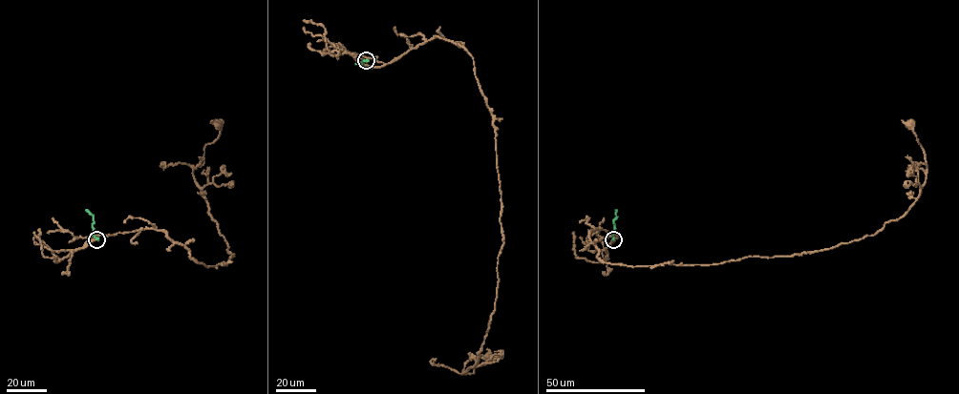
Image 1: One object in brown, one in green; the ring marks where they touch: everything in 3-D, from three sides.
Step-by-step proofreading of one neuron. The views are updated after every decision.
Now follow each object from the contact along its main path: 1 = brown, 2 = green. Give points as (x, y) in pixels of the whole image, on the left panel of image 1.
1: (96, 239), (85, 245), (99, 235), (156, 229), (198, 262), (226, 264), (233, 254), (193, 174), (218, 124)
2: (96, 239), (93, 216), (86, 209)

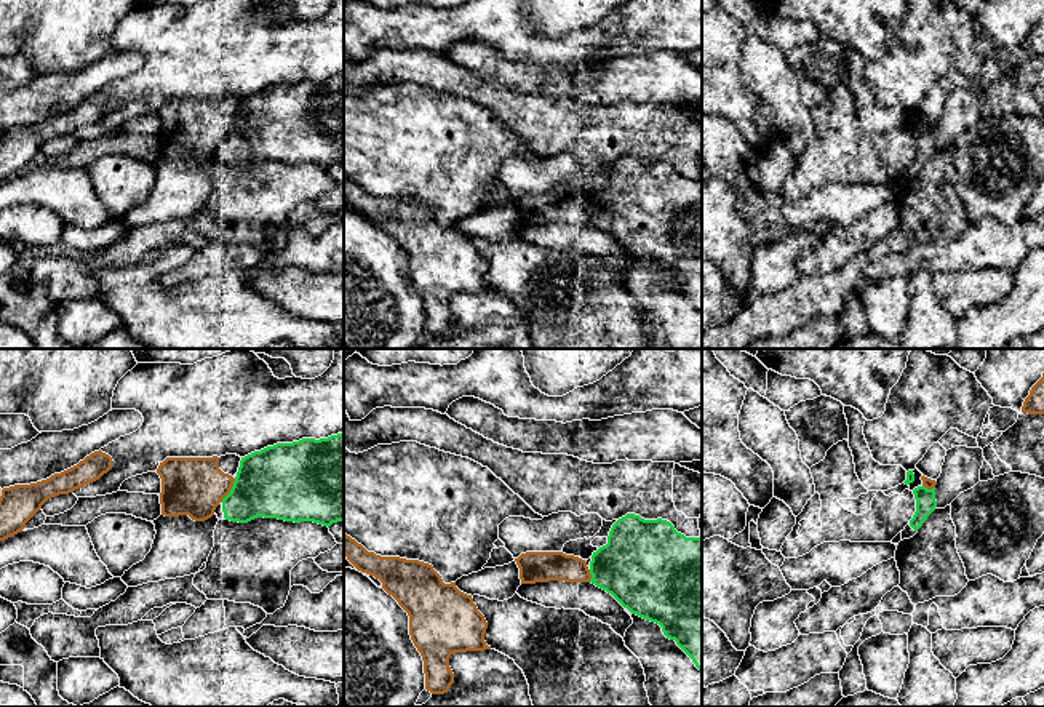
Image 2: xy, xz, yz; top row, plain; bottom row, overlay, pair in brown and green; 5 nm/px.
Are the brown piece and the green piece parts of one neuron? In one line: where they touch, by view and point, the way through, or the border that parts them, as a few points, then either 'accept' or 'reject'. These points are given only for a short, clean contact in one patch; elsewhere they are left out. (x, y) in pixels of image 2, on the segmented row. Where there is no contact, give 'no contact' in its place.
xy (231, 488) | reject

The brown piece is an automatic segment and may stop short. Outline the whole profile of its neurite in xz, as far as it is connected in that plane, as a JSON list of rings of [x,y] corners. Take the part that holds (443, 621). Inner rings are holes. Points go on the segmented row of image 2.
[[[344,534],[344,555],[358,571],[379,579],[382,589],[408,613],[409,635],[422,656],[425,689],[432,694],[444,694],[454,683],[454,673],[449,667],[449,657],[454,653],[491,649],[484,641],[488,622],[473,603],[472,595],[460,592],[456,582],[444,584],[432,565],[376,555],[347,534]]]

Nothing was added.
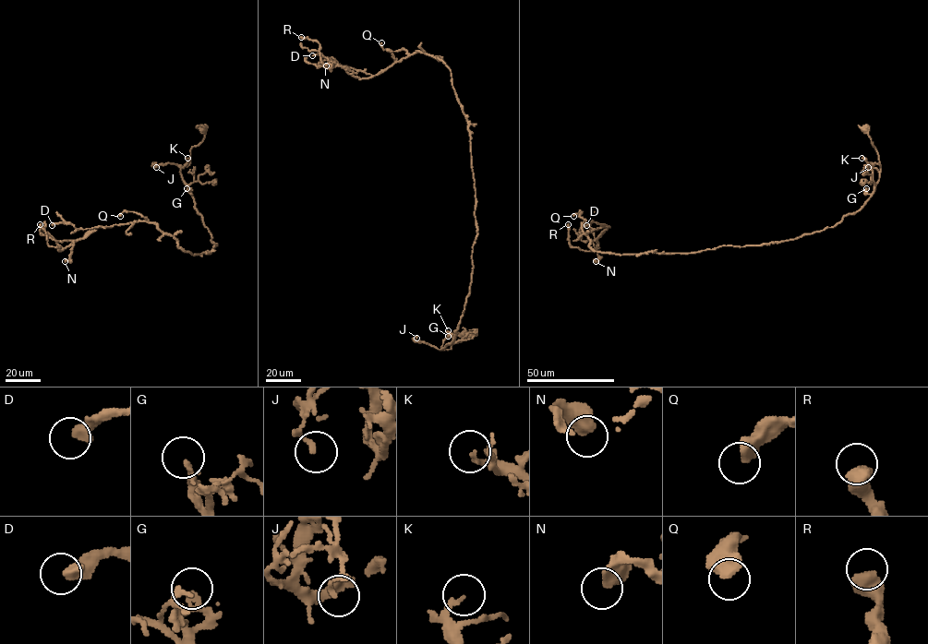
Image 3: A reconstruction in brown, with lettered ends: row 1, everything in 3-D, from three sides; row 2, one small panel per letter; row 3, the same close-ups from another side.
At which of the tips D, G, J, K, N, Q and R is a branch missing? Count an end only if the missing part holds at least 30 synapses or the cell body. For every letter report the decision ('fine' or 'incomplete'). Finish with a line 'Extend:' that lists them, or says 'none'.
D: fine
G: fine
J: fine
K: fine
N: fine
Q: fine
R: fine
Extend: none

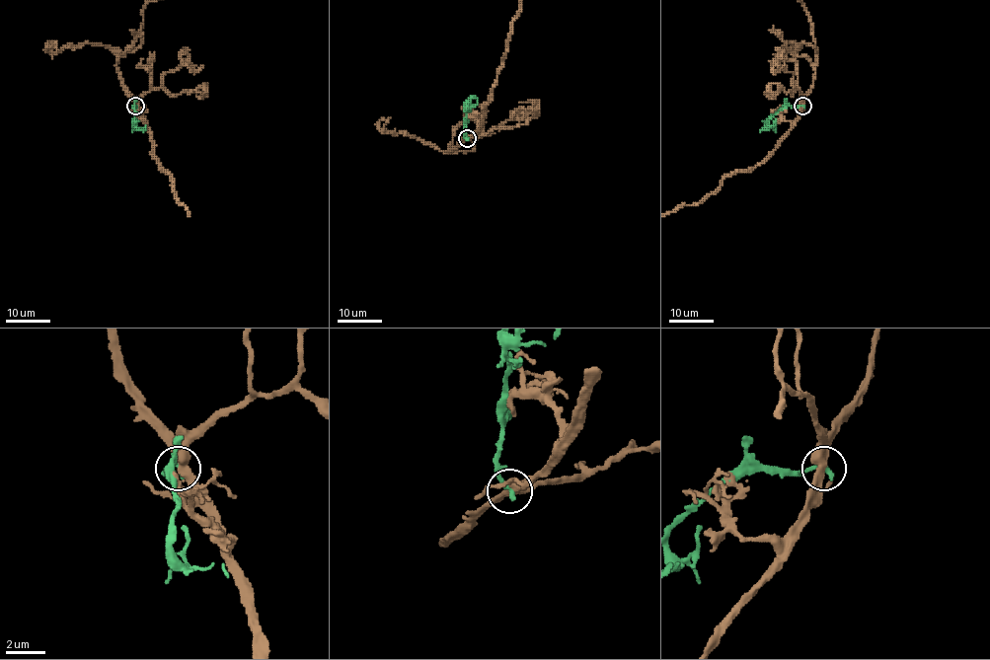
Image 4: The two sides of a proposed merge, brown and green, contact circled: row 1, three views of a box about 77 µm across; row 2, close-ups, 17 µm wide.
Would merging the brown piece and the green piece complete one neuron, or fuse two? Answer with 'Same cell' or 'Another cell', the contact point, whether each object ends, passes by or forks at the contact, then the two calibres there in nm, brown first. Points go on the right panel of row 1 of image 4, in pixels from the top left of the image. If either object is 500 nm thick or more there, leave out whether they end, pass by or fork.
Another cell. Place: (802, 106). At the ring brown passes by. At the ring green ends. Thickness 480 nm (brown) against 280 nm

